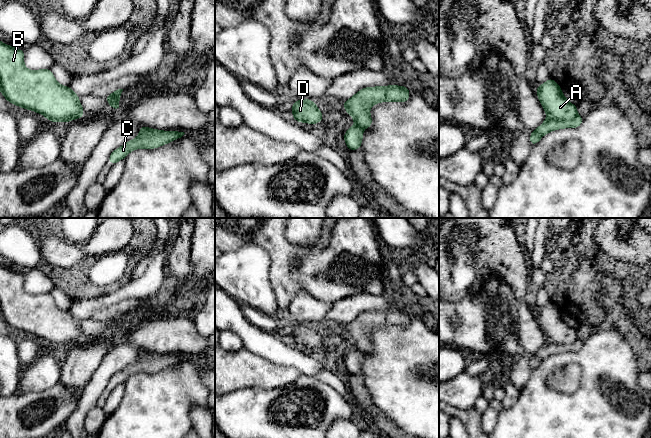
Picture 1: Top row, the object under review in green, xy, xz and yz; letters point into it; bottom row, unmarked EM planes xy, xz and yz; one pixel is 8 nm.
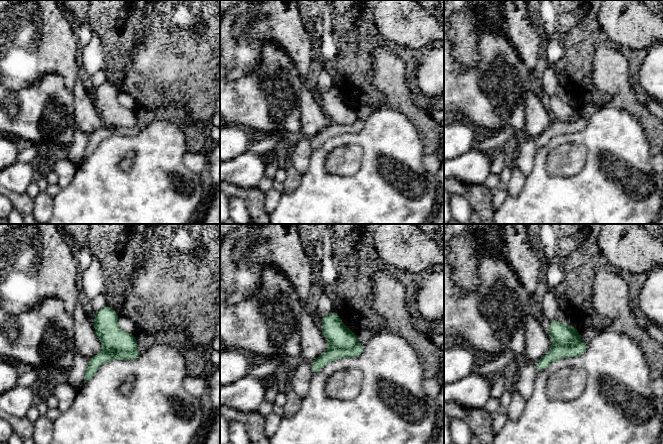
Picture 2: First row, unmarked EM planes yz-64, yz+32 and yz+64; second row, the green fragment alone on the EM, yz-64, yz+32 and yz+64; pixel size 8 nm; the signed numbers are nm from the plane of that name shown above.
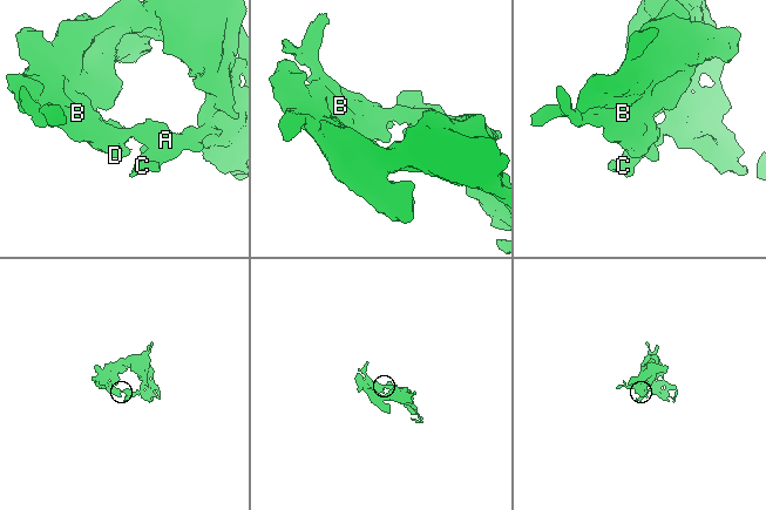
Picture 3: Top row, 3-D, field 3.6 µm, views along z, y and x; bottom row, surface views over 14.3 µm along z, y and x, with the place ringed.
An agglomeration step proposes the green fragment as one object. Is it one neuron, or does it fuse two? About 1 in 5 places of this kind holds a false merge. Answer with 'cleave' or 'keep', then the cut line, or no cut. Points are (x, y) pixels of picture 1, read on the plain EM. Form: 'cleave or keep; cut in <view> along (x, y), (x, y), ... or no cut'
keep; no cut

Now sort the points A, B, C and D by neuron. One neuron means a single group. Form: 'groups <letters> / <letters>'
groups A B C D

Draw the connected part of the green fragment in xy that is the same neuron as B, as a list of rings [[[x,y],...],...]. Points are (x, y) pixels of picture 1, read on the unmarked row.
[[[1,265],[0,316],[8,326],[42,338],[55,347],[84,340],[79,319],[69,310],[61,310],[50,293],[27,293],[24,274]]]

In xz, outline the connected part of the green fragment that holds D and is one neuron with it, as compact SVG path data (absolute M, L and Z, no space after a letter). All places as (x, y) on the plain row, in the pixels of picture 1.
M305 322L292 327L292 339L295 345L316 348L323 344L323 338L317 332L315 325Z

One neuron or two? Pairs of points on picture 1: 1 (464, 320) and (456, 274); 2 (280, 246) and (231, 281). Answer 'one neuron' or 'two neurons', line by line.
1: two neurons
2: two neurons

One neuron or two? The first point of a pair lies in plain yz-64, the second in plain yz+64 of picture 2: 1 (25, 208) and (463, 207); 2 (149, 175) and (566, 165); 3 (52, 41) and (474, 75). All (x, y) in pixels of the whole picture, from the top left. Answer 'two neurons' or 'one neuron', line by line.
1: two neurons
2: two neurons
3: two neurons

